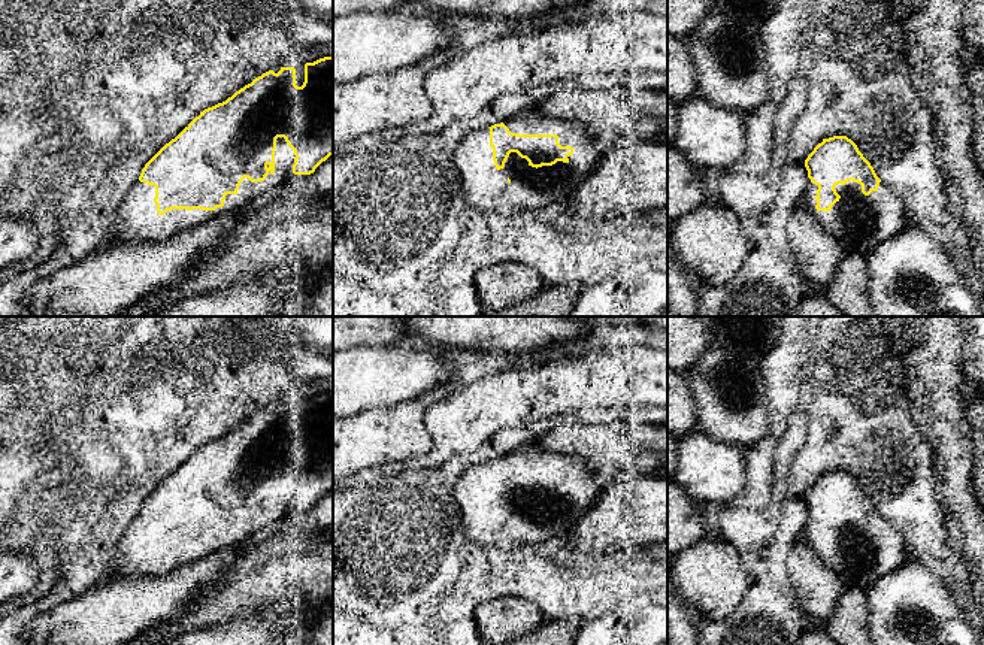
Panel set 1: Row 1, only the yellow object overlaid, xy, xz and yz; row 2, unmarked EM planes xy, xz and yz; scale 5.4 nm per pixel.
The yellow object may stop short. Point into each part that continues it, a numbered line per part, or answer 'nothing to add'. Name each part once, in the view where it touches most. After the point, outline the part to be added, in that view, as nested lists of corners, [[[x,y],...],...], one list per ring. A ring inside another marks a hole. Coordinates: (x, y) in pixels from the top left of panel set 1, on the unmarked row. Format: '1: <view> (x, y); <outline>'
1: xy (136, 554); [[[284,472],[276,473],[275,508],[261,517],[251,517],[245,512],[236,529],[227,529],[222,542],[215,545],[172,543],[164,549],[157,546],[155,521],[137,515],[133,518],[110,555],[110,576],[160,576],[184,564],[205,558],[217,551],[239,546],[248,535],[260,532],[273,515],[281,518],[293,511],[294,485]]]

